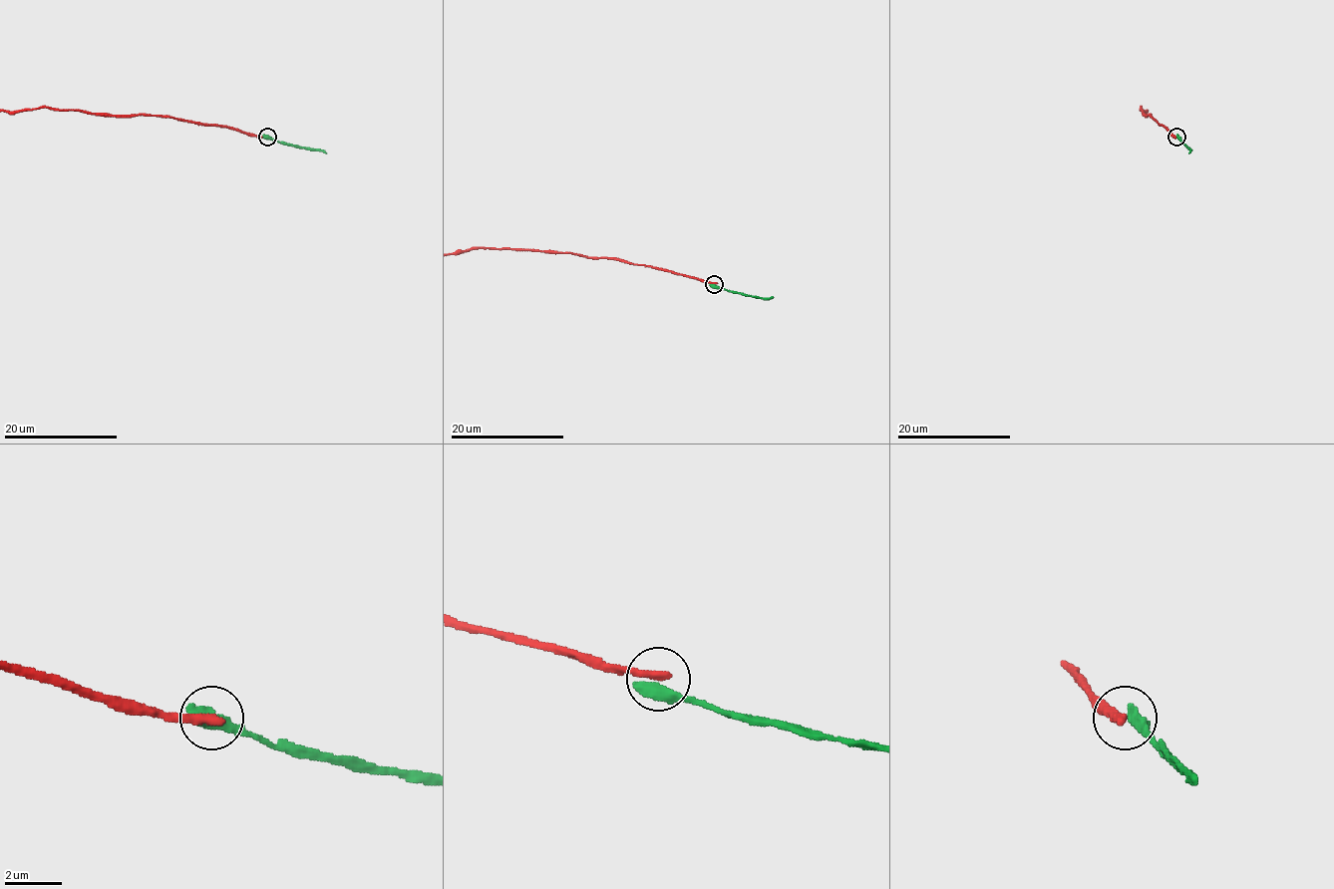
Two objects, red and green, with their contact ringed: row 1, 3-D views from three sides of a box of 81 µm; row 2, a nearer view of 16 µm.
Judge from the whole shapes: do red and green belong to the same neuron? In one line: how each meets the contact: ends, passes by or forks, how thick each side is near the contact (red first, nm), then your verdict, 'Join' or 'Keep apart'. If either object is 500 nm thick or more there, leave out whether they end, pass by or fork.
Thickness 340 nm (red) against 600 nm. Keep apart

